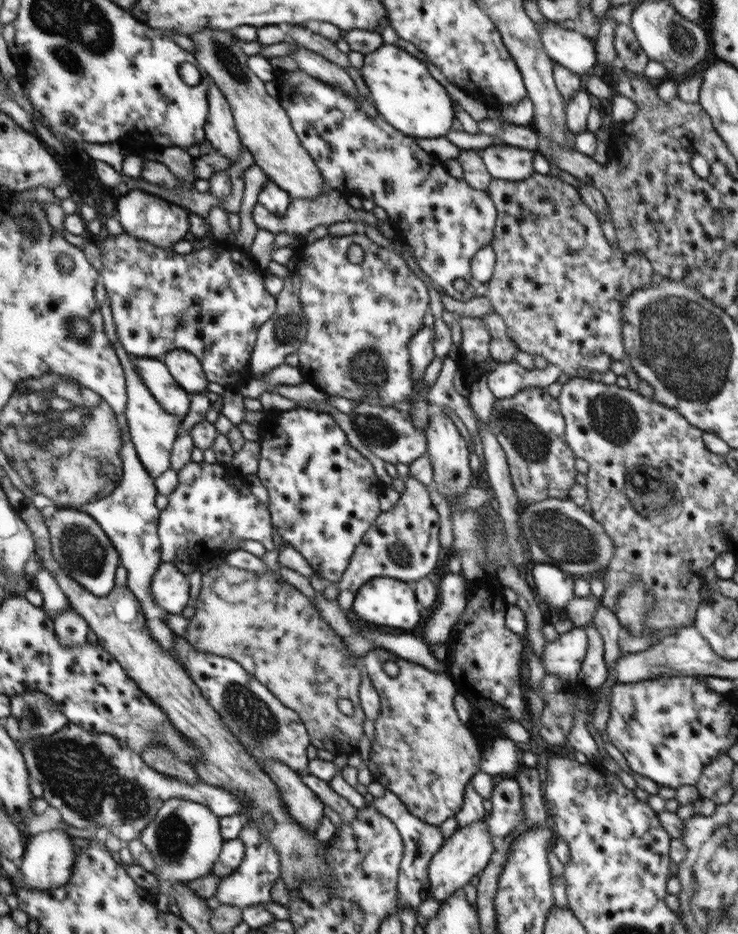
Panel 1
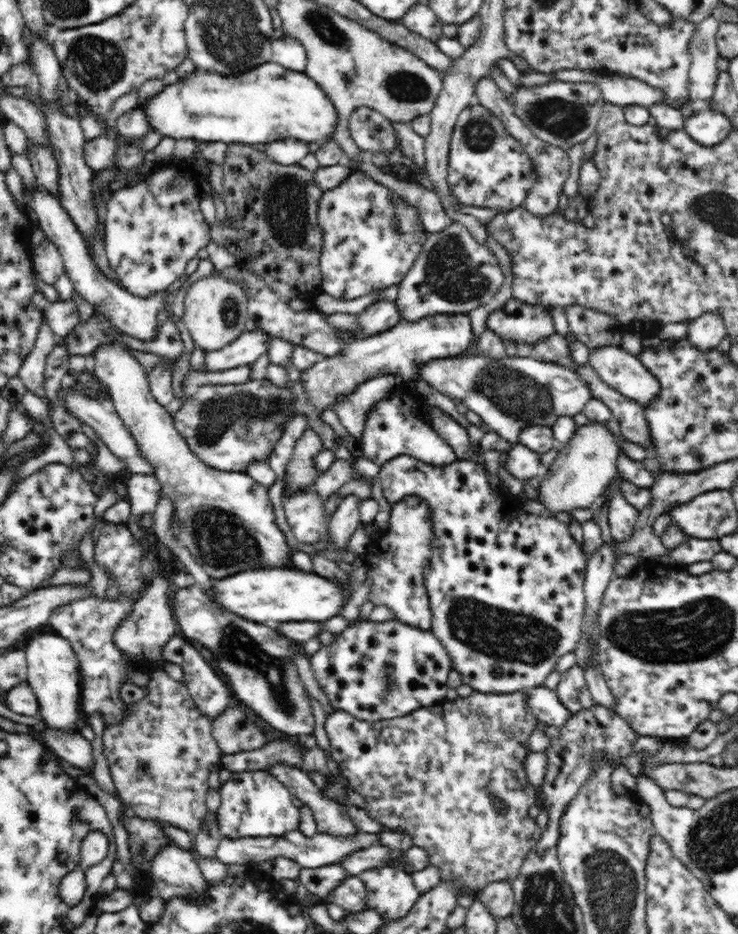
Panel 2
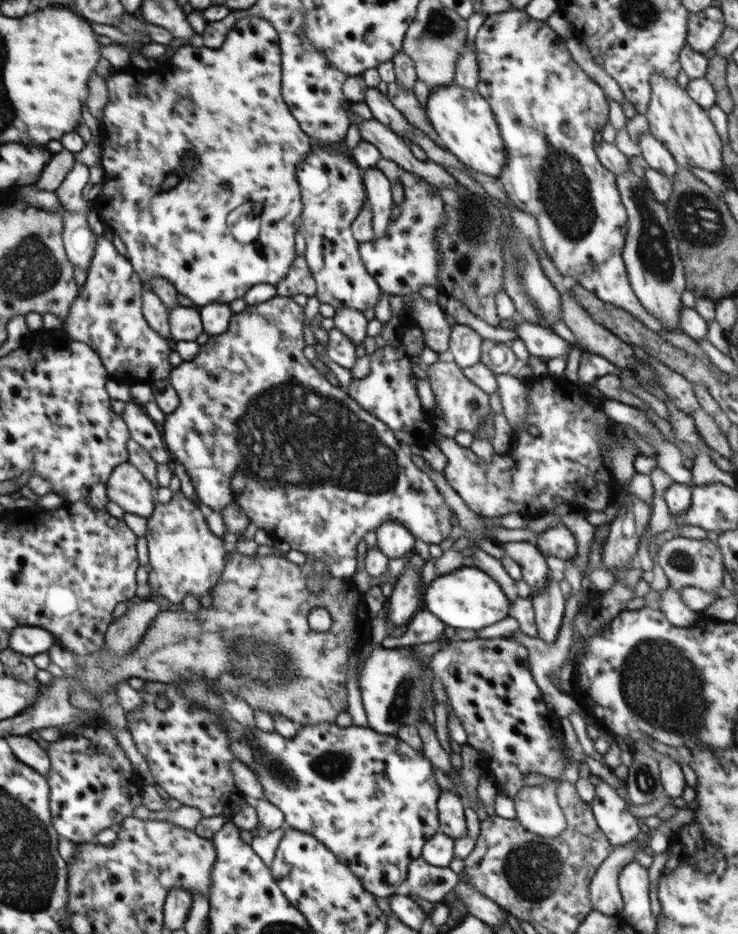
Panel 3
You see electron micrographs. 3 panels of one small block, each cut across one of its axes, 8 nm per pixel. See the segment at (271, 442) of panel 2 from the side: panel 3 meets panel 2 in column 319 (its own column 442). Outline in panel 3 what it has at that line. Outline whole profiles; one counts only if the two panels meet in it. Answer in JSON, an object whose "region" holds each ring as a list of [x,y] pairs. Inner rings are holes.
{"region":[[[451,358],[429,365],[427,376],[434,392],[434,397],[442,417],[436,422],[435,432],[441,438],[455,439],[457,432],[469,432],[471,435],[485,424],[484,419],[493,412],[490,407],[489,395],[470,382],[463,369]]]}

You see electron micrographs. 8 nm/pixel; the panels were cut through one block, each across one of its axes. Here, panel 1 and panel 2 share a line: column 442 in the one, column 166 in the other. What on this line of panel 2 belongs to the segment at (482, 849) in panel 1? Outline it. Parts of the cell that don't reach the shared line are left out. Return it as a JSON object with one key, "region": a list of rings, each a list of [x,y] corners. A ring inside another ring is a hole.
{"region":[[[174,843],[163,846],[148,861],[146,874],[152,879],[155,894],[166,901],[172,898],[202,900],[208,890],[208,882],[193,854]]]}

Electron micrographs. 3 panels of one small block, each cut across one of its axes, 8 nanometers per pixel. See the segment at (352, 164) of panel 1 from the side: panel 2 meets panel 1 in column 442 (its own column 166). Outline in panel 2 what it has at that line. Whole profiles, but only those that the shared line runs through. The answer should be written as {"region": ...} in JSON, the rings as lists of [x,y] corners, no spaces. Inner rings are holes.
{"region":[[[172,159],[156,161],[149,172],[149,177],[132,187],[124,187],[110,196],[107,201],[105,219],[105,252],[110,268],[116,272],[119,285],[140,298],[150,298],[158,292],[166,291],[168,286],[178,280],[188,262],[200,248],[210,242],[210,227],[200,211],[198,177],[200,174],[190,165],[190,161]]]}

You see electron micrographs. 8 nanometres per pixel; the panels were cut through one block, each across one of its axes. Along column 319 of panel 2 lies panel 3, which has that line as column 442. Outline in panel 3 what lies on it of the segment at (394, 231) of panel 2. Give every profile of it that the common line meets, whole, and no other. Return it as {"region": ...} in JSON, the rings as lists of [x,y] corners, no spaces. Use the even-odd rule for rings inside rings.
{"region":[[[404,170],[400,176],[404,188],[401,214],[391,221],[382,238],[360,243],[358,252],[366,270],[374,277],[381,290],[390,295],[417,295],[421,286],[440,286],[442,258],[434,244],[434,231],[446,223],[444,200],[426,180]]]}

